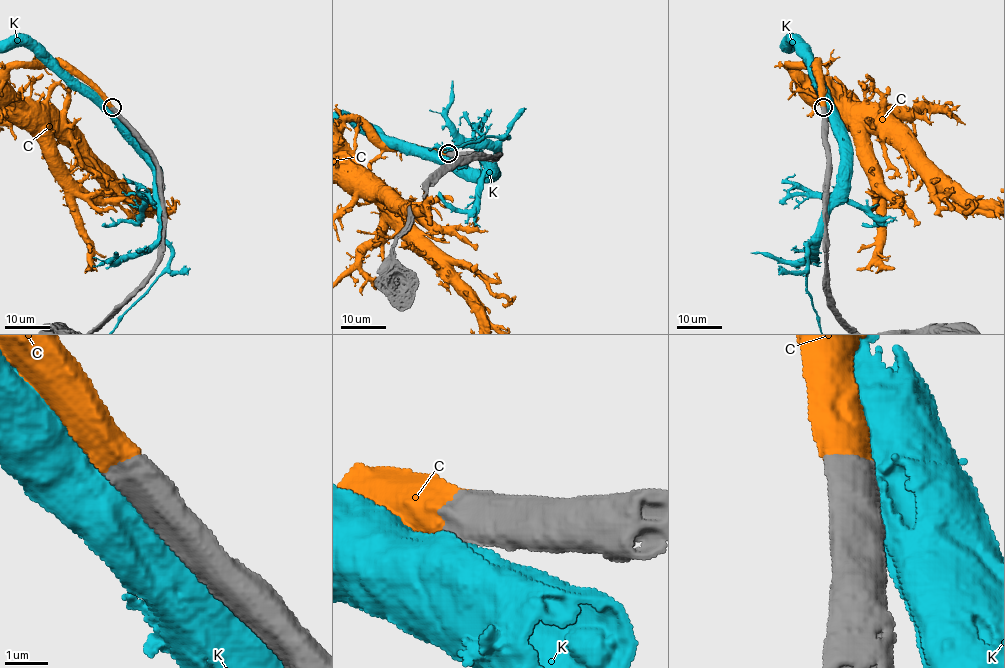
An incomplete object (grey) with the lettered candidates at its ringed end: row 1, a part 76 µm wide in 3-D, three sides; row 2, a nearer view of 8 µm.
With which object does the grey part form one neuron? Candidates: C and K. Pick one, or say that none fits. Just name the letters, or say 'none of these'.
C

